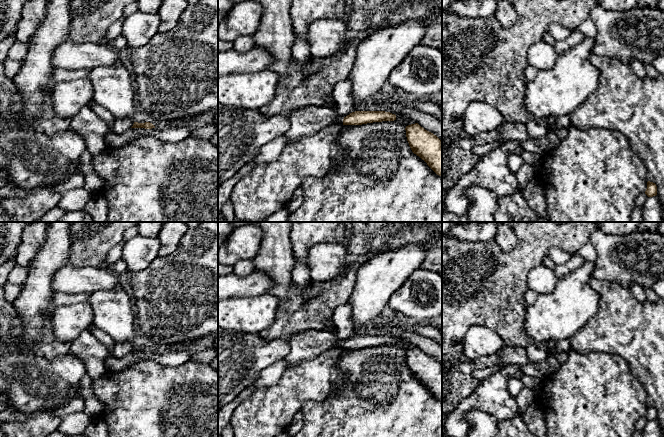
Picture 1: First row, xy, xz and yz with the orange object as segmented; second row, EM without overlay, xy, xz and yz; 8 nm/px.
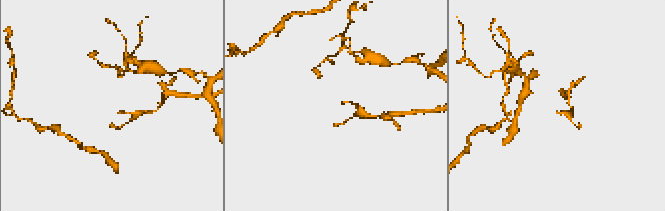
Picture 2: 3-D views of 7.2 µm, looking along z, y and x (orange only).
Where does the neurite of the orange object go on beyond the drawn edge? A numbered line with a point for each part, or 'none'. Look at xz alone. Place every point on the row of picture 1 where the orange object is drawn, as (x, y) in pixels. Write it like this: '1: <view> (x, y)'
1: xz (305, 121)

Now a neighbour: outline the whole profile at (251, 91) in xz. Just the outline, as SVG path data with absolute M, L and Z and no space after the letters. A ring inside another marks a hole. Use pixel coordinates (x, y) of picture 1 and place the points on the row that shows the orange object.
M273 70L218 77L218 102L245 110L264 109L274 99L280 75Z

